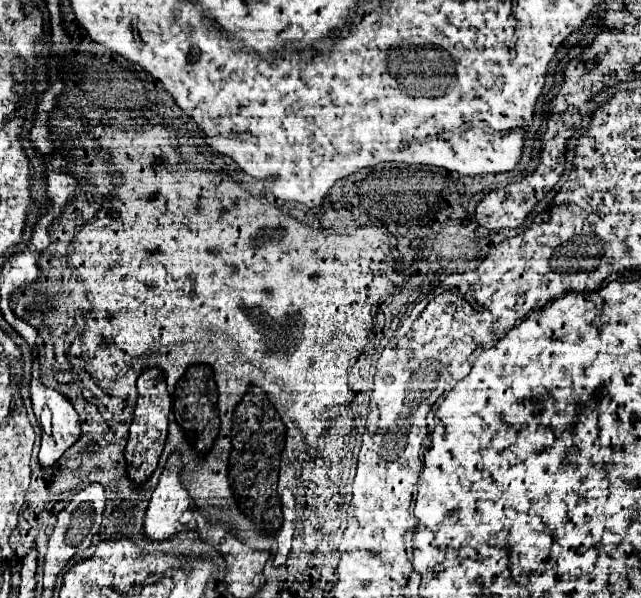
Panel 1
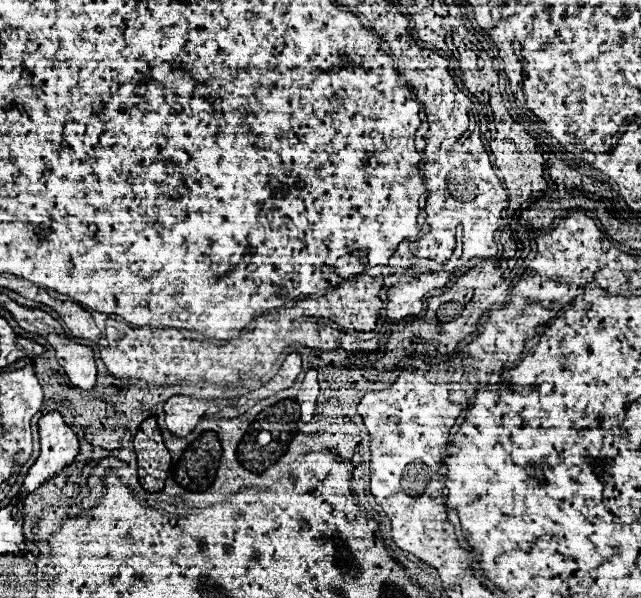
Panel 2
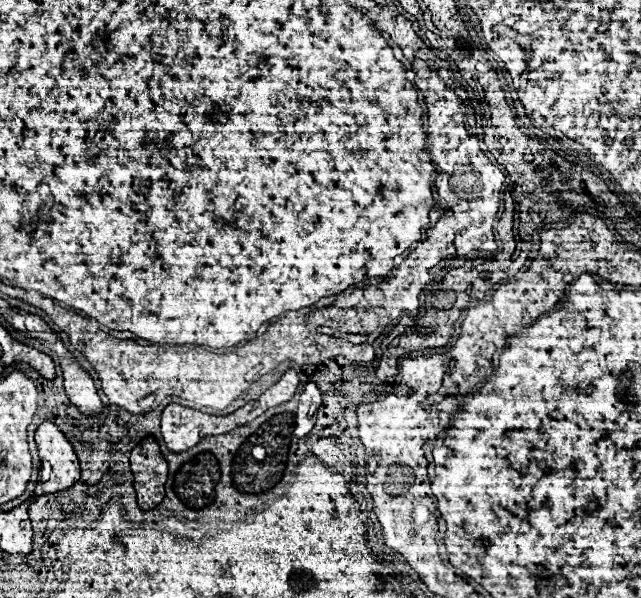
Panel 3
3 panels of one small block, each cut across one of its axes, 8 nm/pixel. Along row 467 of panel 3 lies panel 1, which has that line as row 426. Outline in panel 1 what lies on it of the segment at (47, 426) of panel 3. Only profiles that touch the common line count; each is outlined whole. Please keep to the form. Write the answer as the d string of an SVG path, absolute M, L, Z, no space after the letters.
M34 362L34 370L32 370L30 392L32 392L34 408L48 406L52 412L52 432L42 434L42 444L40 444L40 454L38 454L38 460L42 466L52 466L66 452L66 448L70 448L78 440L78 436L80 436L78 414L76 414L72 402L64 394L56 392L54 388L48 388L40 382L36 362Z

